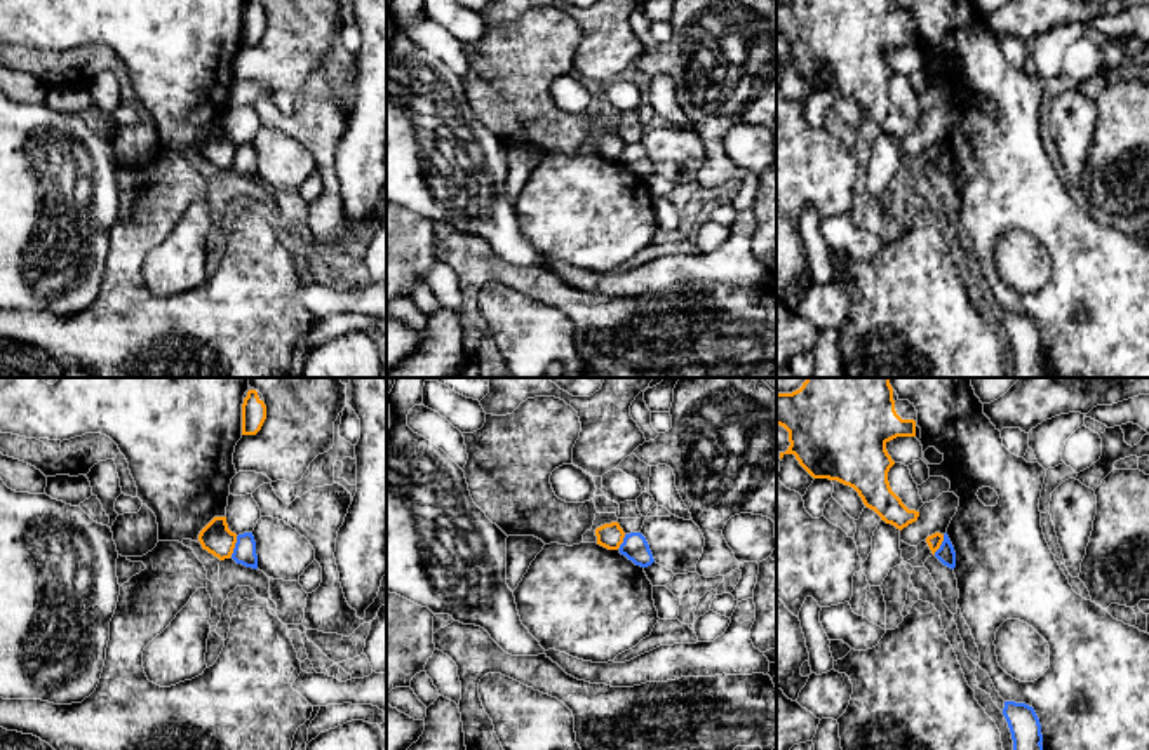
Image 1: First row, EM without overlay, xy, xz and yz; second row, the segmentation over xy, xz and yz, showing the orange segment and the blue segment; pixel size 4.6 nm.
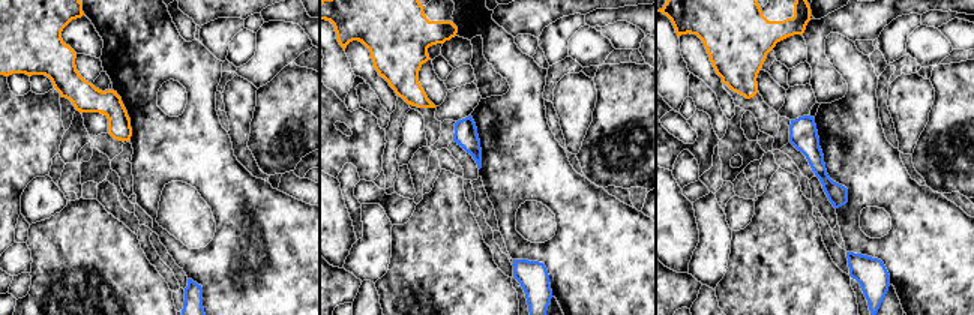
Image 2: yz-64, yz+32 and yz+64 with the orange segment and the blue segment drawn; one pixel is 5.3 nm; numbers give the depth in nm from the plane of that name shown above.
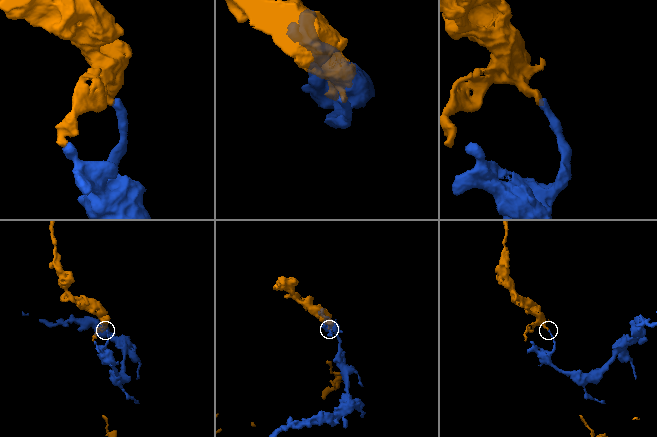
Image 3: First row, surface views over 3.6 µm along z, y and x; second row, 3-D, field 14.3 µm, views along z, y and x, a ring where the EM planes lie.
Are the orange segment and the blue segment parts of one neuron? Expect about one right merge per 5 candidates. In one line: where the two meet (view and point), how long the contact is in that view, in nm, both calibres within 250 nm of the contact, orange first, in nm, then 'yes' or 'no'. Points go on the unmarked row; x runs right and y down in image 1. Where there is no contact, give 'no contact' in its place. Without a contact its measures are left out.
meets orange in xy at (234, 157); contact 100 nm long; 150 nm thick on the orange side, 110 nm on the other; no

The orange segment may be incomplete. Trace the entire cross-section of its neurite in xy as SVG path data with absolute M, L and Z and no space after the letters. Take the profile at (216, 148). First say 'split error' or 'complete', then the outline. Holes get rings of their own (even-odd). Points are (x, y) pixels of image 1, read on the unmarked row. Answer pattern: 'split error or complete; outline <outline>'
complete; outline M214 127L198 144L204 160L219 171L230 169L237 153L237 144L228 139L226 127Z

